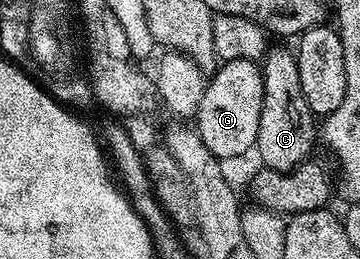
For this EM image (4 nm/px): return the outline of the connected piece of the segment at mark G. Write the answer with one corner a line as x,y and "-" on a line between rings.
241,59
221,62
216,74
207,80
204,96
194,116
194,129
202,141
206,141
206,149
210,149
217,159
236,159
255,148
263,96
264,73
259,62

